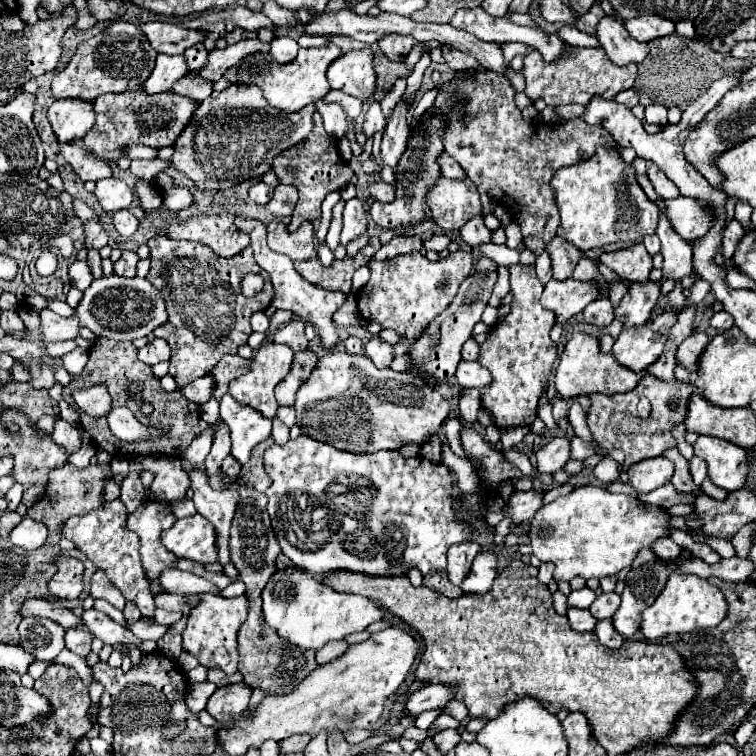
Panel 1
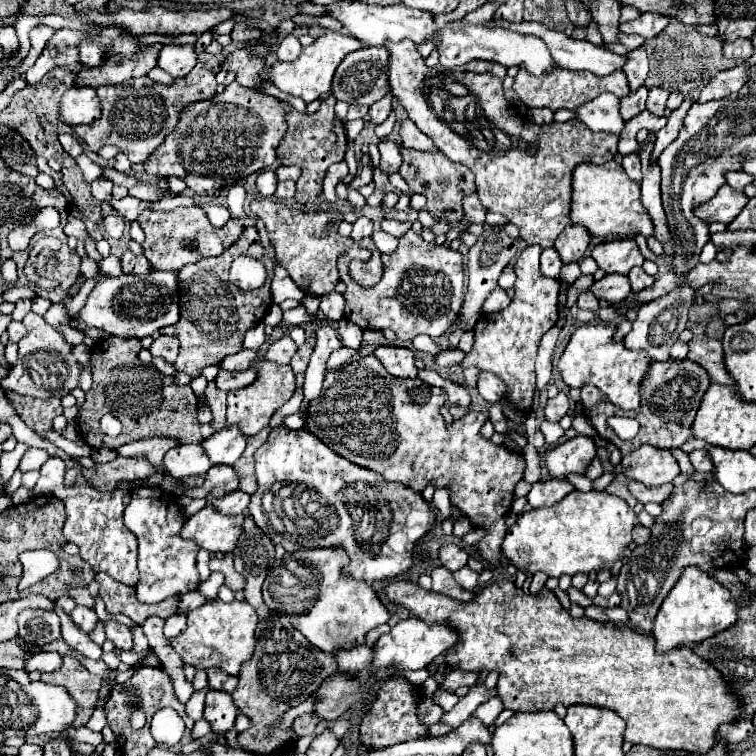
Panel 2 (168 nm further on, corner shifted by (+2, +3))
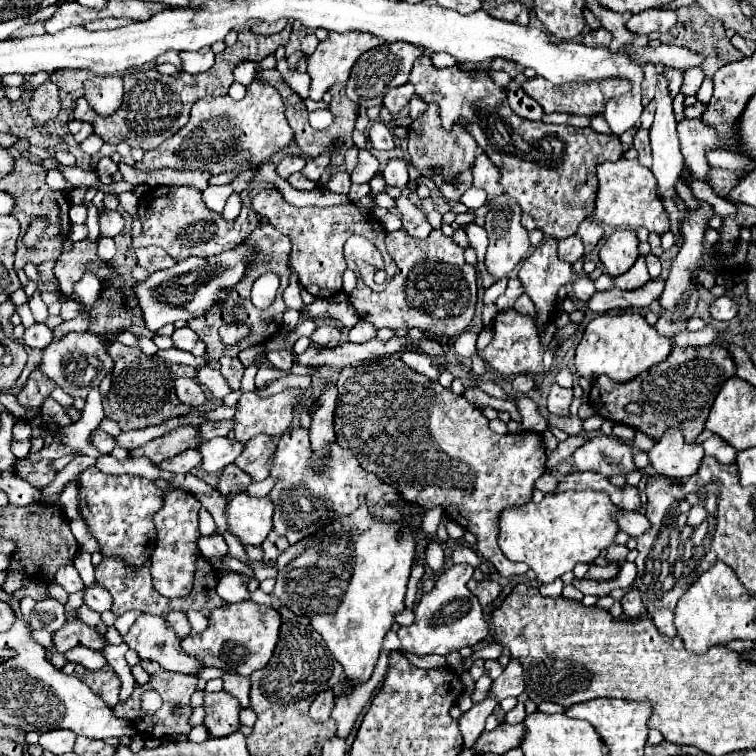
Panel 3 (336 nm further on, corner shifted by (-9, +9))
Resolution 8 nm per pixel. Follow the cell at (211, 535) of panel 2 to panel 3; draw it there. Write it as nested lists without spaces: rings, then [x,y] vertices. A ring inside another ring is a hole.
[[[247,494],[233,496],[225,508],[227,532],[241,544],[259,546],[271,532],[273,504],[267,498],[251,498]]]

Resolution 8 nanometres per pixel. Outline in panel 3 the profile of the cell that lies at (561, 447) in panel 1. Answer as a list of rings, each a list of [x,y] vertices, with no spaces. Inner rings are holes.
[[[597,436],[579,446],[573,456],[577,470],[591,470],[603,476],[627,474],[635,470],[633,448],[613,436]]]

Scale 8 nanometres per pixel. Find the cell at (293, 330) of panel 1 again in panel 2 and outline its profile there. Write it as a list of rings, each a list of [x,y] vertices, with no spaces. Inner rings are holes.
[[[286,334],[286,336],[282,336],[282,338],[276,340],[276,342],[272,342],[272,344],[266,348],[264,360],[276,362],[276,364],[290,364],[290,358],[294,356],[296,348],[298,348],[298,346],[294,344],[294,340]]]

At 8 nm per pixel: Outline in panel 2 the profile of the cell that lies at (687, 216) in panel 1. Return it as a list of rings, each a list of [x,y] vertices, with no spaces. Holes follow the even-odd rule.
[[[724,184],[716,192],[716,196],[710,198],[704,206],[698,206],[694,214],[708,224],[712,222],[730,224],[746,204],[748,204],[748,196],[742,190],[732,190],[728,184]]]

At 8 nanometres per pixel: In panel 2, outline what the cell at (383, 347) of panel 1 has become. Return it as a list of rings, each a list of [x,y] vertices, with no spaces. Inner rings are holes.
[[[378,346],[374,356],[384,364],[384,368],[396,378],[416,378],[418,368],[414,364],[414,352],[396,346]]]

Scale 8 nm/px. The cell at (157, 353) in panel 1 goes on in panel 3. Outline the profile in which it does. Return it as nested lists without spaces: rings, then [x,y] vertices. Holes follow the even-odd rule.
[[[189,326],[177,328],[171,338],[173,338],[173,346],[179,348],[179,350],[191,352],[193,356],[203,356],[205,354],[205,344],[199,340],[199,336]]]

